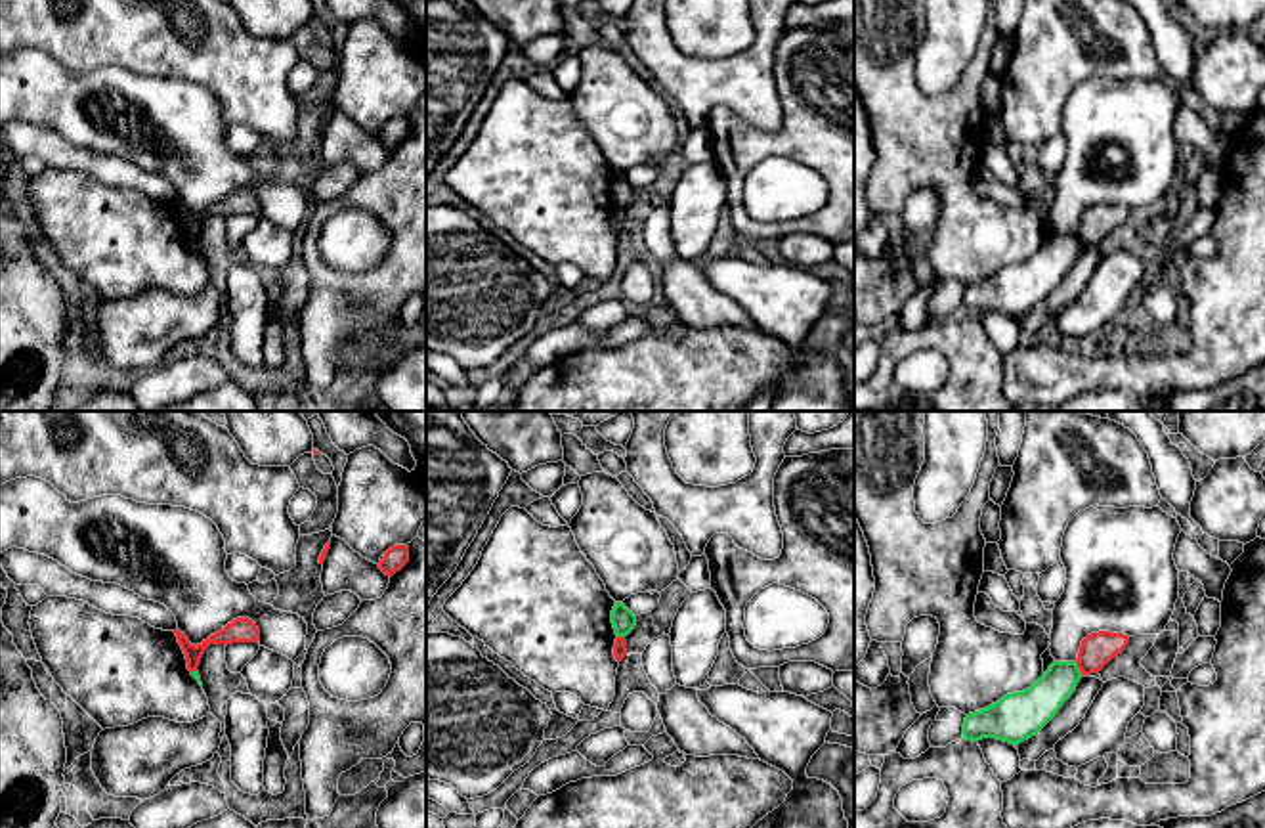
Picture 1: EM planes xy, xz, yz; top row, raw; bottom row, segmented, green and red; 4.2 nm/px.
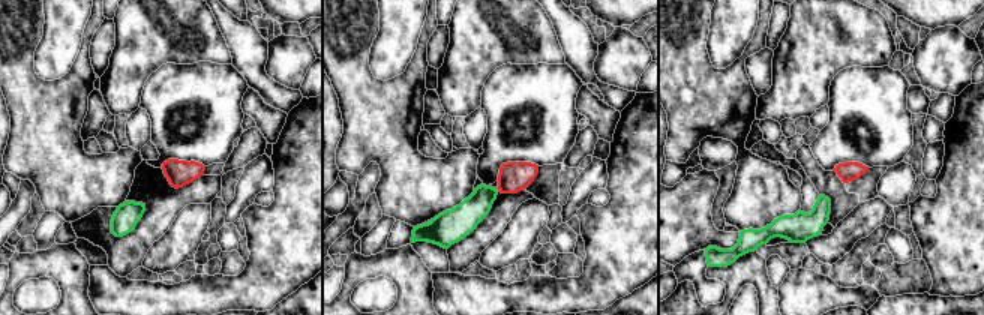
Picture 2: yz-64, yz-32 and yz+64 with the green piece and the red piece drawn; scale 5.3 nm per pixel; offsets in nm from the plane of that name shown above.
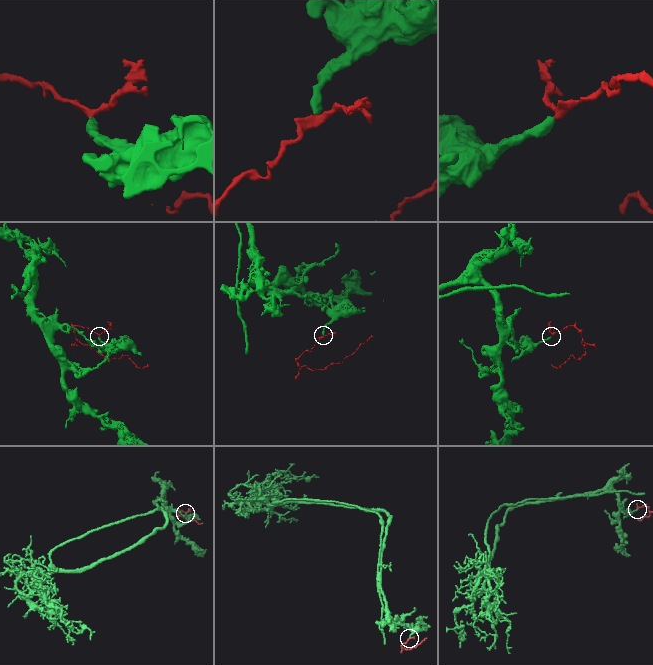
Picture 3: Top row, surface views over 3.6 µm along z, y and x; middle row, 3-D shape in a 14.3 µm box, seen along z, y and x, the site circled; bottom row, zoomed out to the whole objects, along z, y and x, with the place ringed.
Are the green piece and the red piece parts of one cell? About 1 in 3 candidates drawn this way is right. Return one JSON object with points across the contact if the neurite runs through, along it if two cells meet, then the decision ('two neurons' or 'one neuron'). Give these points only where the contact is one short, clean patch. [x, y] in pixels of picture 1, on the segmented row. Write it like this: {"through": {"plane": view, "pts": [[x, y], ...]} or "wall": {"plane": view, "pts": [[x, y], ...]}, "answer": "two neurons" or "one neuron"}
{"wall": {"plane": "yz", "pts": [[1076, 660], [1082, 674]]}, "answer": "two neurons"}

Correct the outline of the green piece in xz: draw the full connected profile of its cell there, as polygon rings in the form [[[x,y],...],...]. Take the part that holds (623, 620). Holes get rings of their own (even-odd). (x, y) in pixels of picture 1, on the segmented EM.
[[[615,602],[611,623],[617,637],[627,637],[636,625],[636,616],[623,602]]]

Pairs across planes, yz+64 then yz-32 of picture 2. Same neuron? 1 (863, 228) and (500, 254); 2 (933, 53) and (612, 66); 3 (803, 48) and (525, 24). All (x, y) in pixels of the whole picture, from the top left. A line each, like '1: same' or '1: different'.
1: same
2: same
3: same

